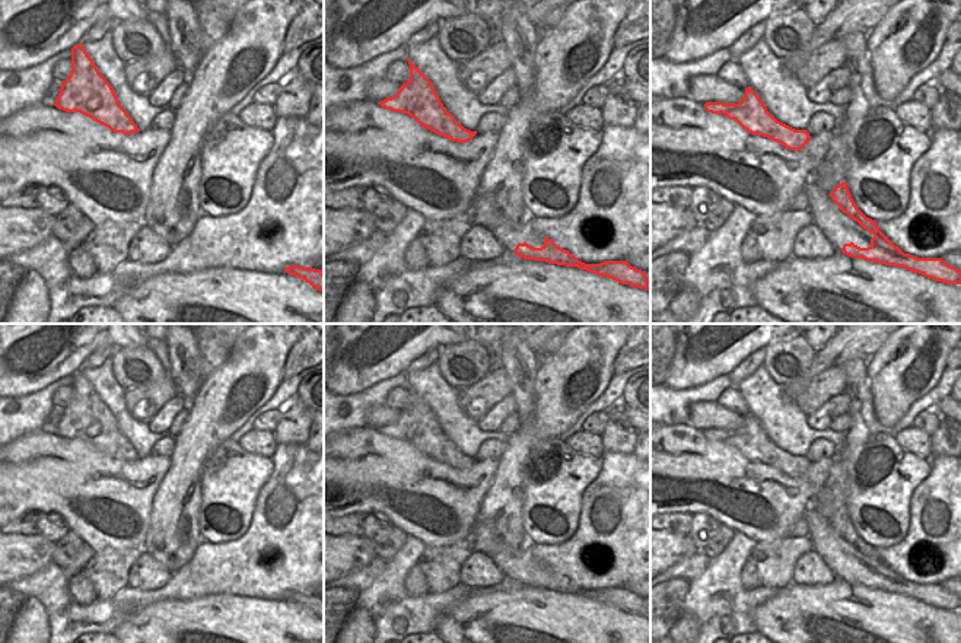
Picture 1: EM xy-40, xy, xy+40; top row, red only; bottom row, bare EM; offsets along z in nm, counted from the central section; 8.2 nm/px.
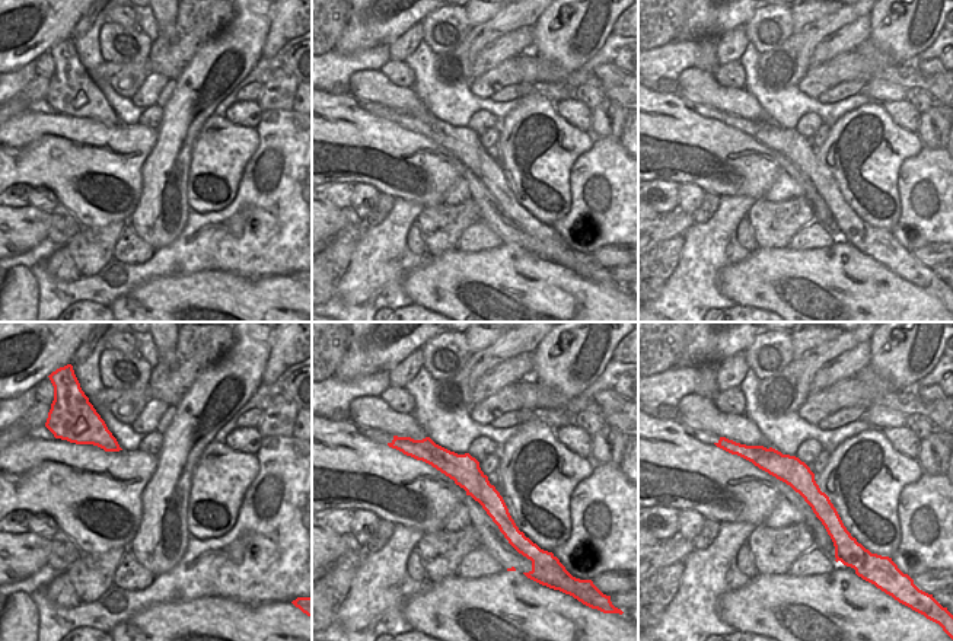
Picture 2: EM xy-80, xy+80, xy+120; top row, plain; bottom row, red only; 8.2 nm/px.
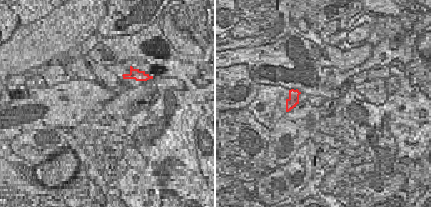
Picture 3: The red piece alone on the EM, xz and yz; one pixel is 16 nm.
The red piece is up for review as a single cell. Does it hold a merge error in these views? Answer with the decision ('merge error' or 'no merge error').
merge error

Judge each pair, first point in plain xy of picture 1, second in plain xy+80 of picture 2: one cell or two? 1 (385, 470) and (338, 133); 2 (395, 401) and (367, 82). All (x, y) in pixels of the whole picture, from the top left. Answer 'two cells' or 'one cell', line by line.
1: one cell
2: two cells

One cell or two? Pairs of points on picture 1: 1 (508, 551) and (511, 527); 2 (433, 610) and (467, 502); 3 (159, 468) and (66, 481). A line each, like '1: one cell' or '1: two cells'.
1: two cells
2: two cells
3: one cell

